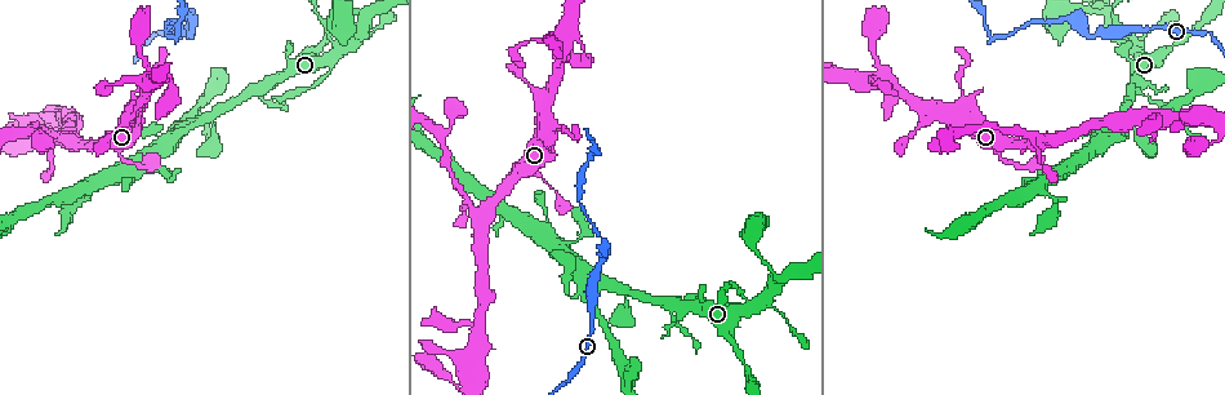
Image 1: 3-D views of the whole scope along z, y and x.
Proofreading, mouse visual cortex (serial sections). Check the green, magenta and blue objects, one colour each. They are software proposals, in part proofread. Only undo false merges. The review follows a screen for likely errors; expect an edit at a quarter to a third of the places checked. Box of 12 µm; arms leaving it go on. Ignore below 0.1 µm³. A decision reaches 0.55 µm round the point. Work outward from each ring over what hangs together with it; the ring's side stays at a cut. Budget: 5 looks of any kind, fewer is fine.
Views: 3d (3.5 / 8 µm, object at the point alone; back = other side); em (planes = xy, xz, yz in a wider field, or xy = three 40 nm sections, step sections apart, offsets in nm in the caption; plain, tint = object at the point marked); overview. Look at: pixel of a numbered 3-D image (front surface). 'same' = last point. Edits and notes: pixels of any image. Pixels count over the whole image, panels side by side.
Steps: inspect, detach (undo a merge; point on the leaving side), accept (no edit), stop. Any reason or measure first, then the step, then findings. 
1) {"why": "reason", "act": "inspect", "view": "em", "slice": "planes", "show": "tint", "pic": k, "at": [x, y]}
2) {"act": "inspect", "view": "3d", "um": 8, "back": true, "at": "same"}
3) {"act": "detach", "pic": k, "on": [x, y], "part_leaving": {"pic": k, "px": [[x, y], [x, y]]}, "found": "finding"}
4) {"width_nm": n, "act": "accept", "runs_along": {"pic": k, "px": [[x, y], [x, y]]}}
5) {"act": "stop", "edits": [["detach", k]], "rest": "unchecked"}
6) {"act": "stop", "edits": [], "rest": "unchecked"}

{"why": "looks like a crossing", "act": "inspect", "view": "3d", "um": 3.5, "pic": 1, "at": [196, 121]}

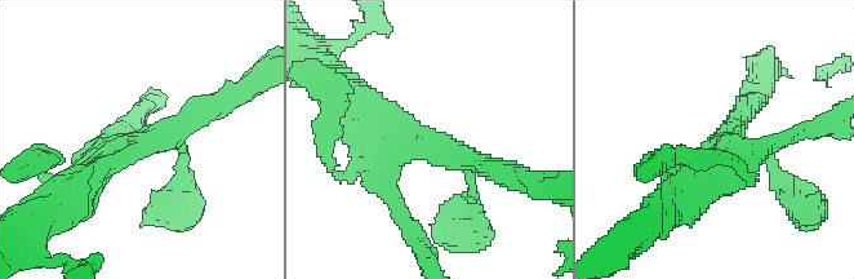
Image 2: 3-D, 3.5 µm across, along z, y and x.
{"arms": 4, "arm_widths_nm": [250, 250, 350, 400], "why": "now the EM", "act": "inspect", "view": "em", "slice": "planes", "show": "tint", "pic": 2, "at": [425, 141]}

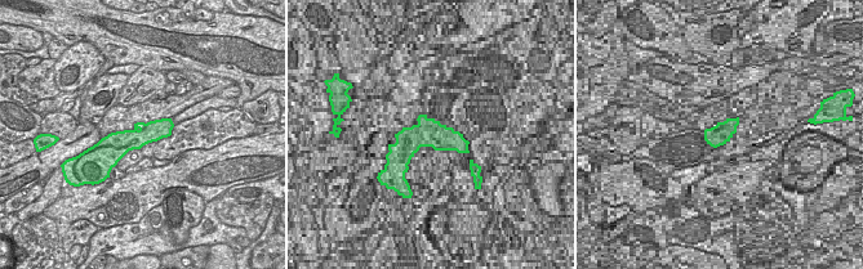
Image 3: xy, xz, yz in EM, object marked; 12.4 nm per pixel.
{"act": "accept", "runs_along": {"pic": 2, "px": [[207, 107], [99, 167], [72, 194]]}, "found": "all the same cell"}

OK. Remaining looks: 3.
{"why": "calibre changes", "act": "inspect", "view": "em", "slice": "xy", "step": 1, "show": "tint", "pic": 1, "at": [1140, 26]}

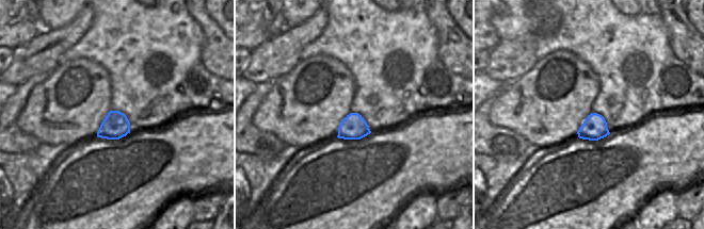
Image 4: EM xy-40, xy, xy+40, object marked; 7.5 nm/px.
{"why": "wider look", "act": "inspect", "view": "3d", "um": 3.5, "at": "same"}

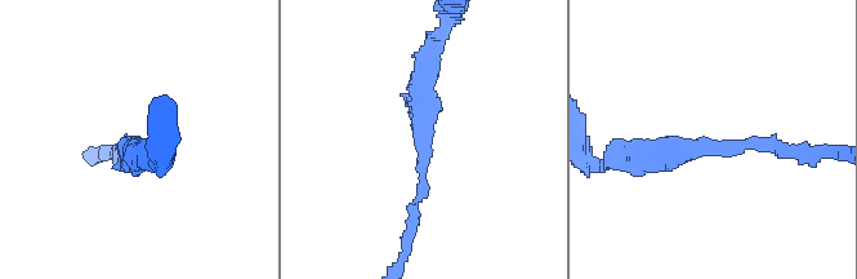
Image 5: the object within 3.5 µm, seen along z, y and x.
{"act": "accept", "found": "all the same cell"}

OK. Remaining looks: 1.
{"act": "stop", "edits": [], "rest": "unchecked"}

